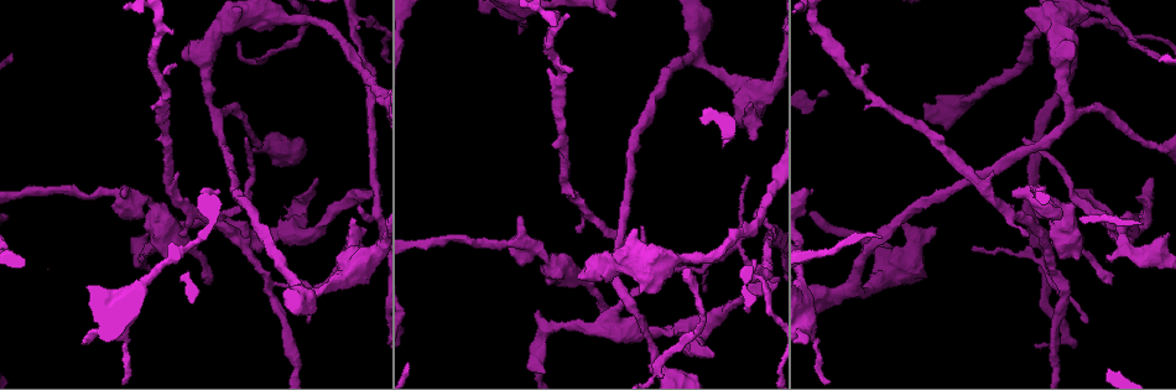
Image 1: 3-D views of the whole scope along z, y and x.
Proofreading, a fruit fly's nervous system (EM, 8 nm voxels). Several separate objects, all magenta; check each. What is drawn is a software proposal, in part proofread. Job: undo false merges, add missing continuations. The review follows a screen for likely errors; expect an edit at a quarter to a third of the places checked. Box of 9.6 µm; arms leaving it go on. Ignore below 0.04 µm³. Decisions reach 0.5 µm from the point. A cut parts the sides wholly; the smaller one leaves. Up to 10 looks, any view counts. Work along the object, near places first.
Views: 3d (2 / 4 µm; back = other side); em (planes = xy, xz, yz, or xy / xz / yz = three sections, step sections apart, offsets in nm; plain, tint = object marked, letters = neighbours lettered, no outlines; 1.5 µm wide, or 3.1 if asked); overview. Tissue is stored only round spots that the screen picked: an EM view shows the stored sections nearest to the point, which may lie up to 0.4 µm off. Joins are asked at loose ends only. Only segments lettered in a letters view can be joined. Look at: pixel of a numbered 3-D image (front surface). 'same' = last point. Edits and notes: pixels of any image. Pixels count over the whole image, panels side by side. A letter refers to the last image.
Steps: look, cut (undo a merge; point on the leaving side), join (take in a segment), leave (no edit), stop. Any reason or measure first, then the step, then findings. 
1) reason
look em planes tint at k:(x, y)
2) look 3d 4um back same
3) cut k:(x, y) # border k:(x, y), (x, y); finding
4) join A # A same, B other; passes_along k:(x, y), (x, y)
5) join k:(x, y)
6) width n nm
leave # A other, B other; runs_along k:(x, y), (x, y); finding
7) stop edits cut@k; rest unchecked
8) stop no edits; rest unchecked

free end
look em planes letters at 1:(204, 283)

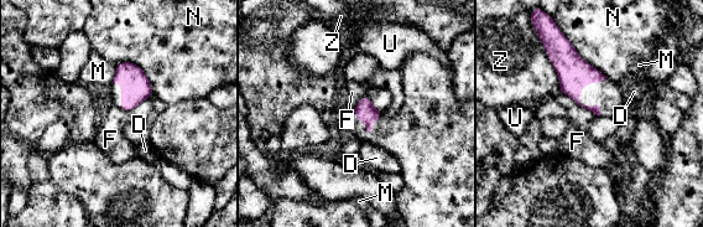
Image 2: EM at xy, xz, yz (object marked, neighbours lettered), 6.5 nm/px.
leave # D other, F other, M other, N other, U other, Z other; border 2:(349, 112), (362, 97), (380, 112); no lettered segment goes on from it

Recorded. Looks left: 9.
arms part here
look em planes tint at 1:(1061, 286)

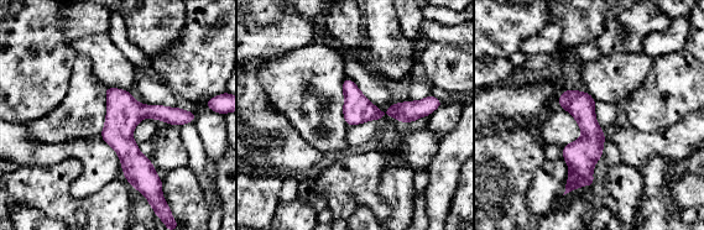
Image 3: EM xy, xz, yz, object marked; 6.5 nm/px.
see the neighbours
look em planes letters same

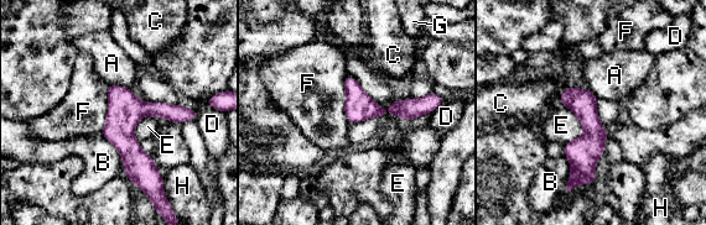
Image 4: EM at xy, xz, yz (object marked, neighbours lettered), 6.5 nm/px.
longest_contact E 480 nm
leave # A other, B other, C other, D other, E other, F other, G other, H other; one neuron here

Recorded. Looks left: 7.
an open end
look 3d 4um at 1:(317, 177)

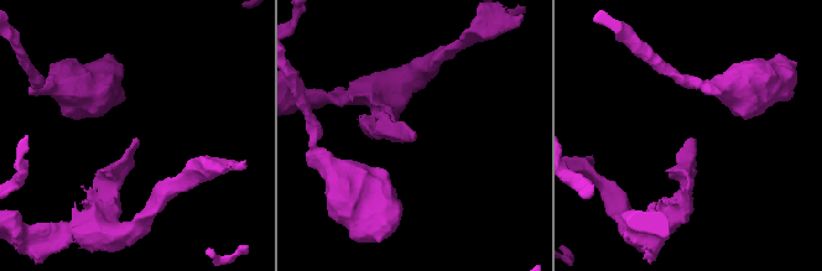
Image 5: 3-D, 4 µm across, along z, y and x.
need the tissue
look em planes letters at 5:(691, 141)

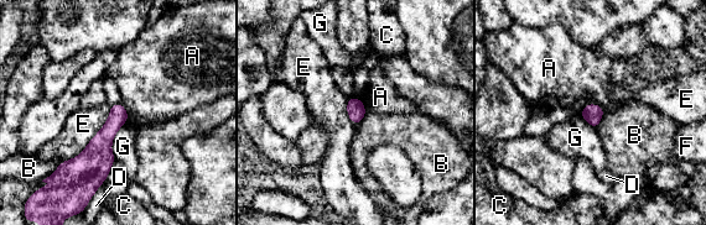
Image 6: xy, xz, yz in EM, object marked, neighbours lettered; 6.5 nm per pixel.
longest_contact E 480 nm
leave # A other, B other, C other, D other, E other, F other, G other; border 6:(110, 106), (87, 146), (61, 162); no lettered segment goes on from it

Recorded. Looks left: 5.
arms part here
look em xy step 4 tint at 1:(356, 18)

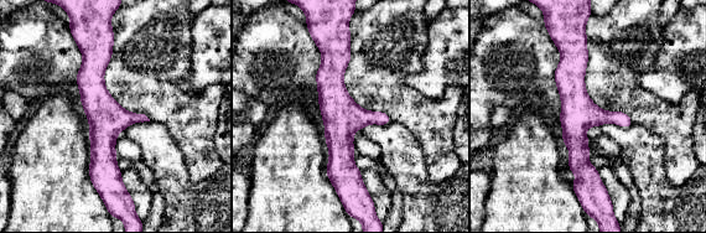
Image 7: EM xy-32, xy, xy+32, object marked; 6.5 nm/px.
another direction
look em planes letters same

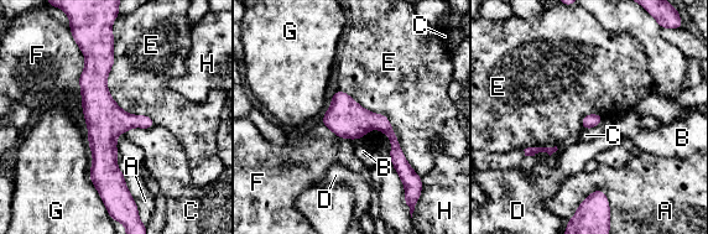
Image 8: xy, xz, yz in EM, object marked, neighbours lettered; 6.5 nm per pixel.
width 90 nm
leave # A other, B other, C other, D other, E other, F other, G other, H other; border 8:(112, 32), (107, 89), (155, 124); one neuron here

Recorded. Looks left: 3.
stop no edits; rest unchecked

